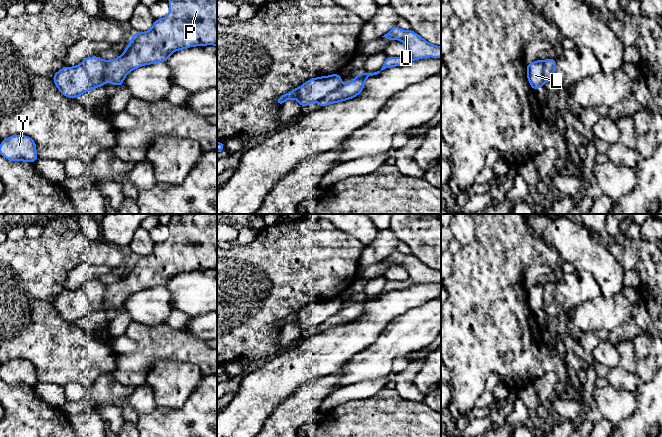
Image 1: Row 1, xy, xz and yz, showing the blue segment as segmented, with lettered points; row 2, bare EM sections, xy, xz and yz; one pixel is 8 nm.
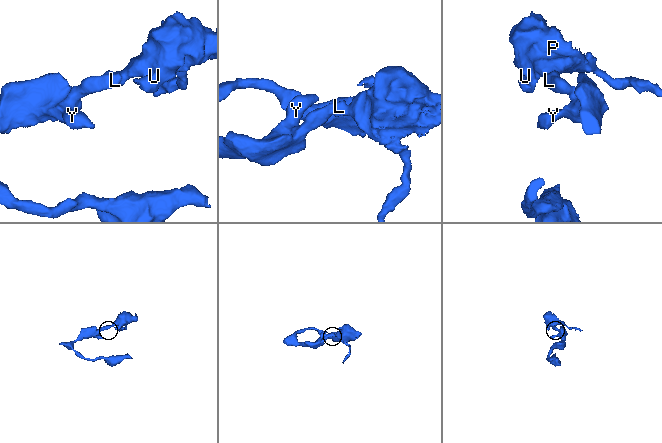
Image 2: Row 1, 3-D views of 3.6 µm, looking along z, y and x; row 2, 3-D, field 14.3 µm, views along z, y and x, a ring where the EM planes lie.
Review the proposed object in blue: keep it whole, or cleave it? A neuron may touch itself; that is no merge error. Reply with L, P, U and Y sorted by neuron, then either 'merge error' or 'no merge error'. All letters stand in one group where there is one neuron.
L Y / P U; merge error

